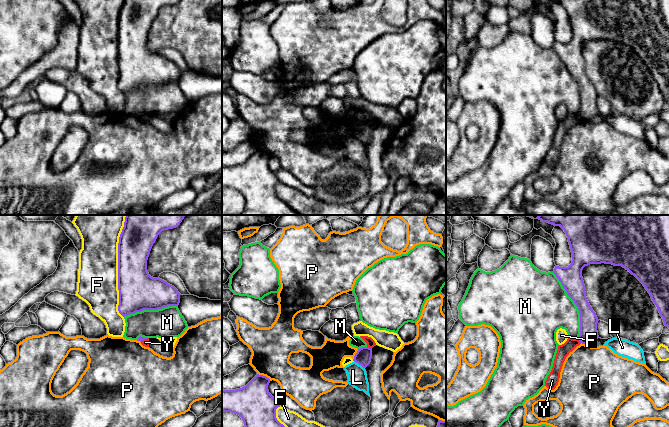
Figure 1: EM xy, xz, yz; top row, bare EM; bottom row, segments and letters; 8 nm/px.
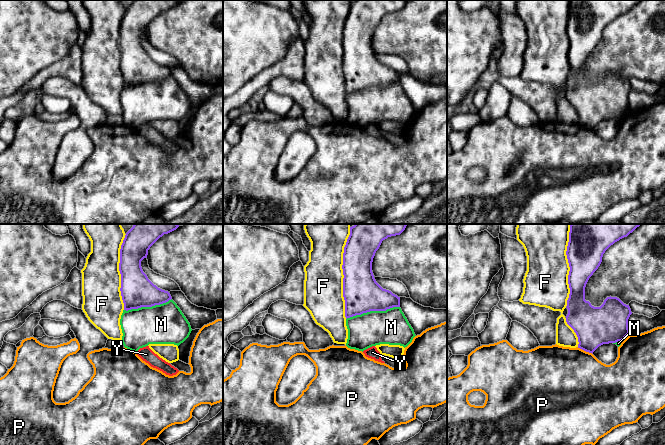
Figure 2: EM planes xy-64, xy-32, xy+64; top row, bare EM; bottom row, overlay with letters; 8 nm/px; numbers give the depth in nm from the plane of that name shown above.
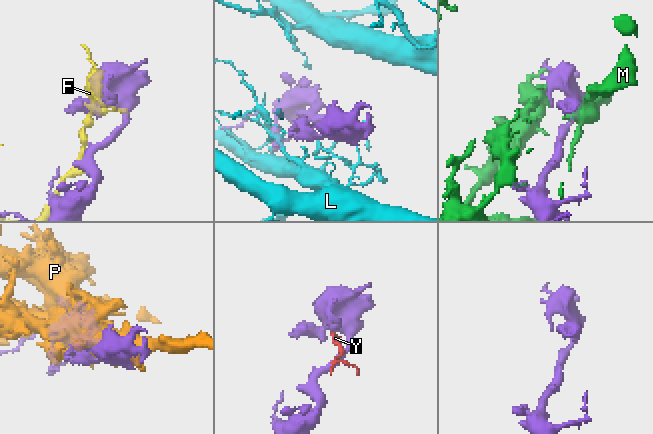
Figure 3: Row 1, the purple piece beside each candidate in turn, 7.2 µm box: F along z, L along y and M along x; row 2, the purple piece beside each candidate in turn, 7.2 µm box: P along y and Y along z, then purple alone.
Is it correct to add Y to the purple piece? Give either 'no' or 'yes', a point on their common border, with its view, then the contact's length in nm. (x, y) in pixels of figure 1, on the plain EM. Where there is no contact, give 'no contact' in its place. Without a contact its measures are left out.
no; contact xz (368, 123); length 40 nm

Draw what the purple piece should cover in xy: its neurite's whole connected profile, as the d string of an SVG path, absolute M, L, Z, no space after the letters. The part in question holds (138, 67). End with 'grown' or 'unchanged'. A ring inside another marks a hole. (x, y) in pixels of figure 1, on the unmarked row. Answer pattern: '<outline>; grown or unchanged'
M124 0L118 19L119 89L125 93L143 86L158 86L178 82L180 69L160 54L153 54L147 47L147 36L158 11L180 0Z; unchanged

